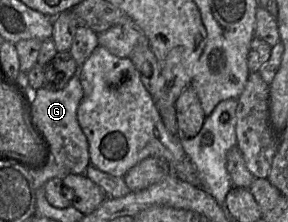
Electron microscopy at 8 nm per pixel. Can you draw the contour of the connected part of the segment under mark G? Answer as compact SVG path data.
M75 74L60 90L51 90L43 86L32 91L30 96L33 120L50 143L50 158L65 167L70 174L85 174L90 159L88 140L77 120L77 109L83 98L79 75Z

